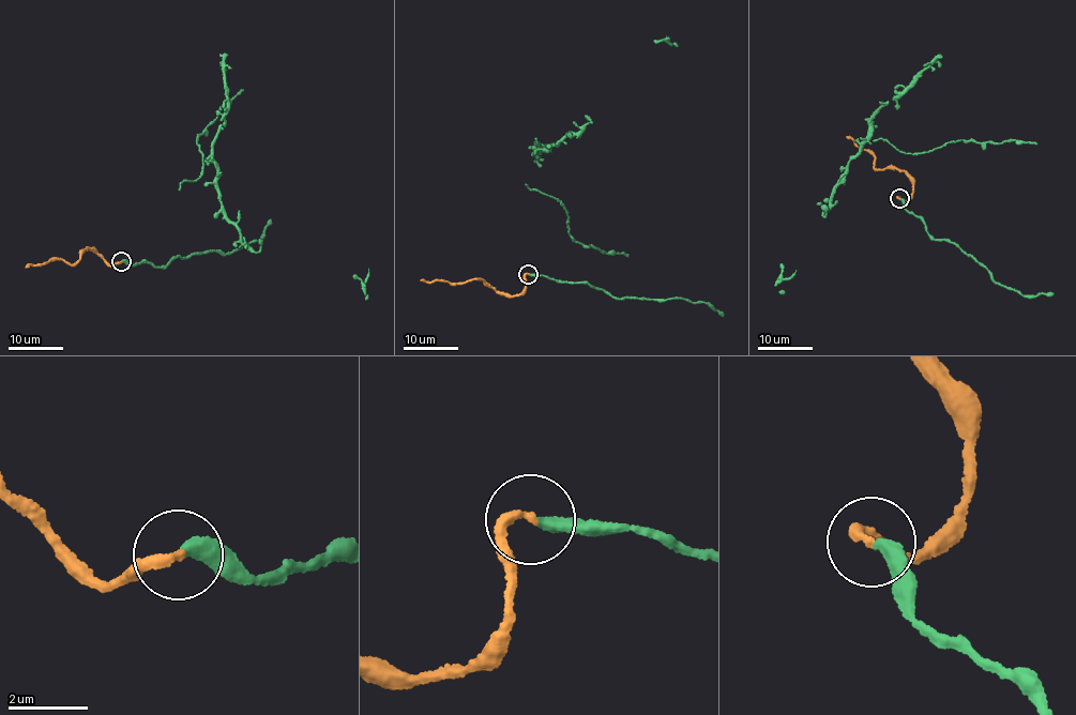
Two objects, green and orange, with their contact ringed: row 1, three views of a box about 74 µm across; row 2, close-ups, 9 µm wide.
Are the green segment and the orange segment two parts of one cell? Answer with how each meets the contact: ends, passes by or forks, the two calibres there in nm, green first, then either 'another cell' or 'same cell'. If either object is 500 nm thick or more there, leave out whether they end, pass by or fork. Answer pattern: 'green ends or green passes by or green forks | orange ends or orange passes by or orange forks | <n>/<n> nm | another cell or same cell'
green ends | orange ends | 360/260 nm | same cell

